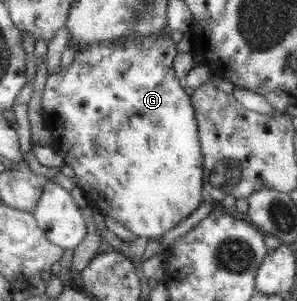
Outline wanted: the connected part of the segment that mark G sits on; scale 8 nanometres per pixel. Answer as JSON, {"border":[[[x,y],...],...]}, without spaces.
{"border":[[[165,31],[153,36],[134,33],[133,36],[125,36],[115,42],[101,42],[97,45],[89,43],[89,46],[85,46],[83,50],[76,51],[68,67],[59,67],[55,74],[48,76],[43,94],[43,118],[56,141],[56,152],[60,153],[66,159],[65,164],[74,170],[78,186],[82,189],[88,203],[103,215],[108,214],[136,236],[146,237],[148,241],[154,241],[161,235],[165,235],[167,231],[171,231],[179,221],[183,221],[193,211],[197,211],[201,203],[207,199],[204,195],[206,172],[200,142],[200,123],[197,122],[197,109],[193,106],[192,95],[183,89],[180,79],[177,78],[176,58],[178,56],[175,41]]]}

